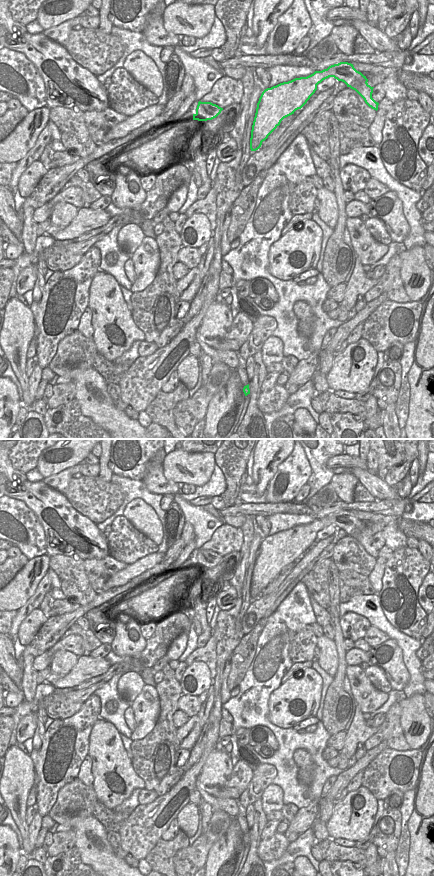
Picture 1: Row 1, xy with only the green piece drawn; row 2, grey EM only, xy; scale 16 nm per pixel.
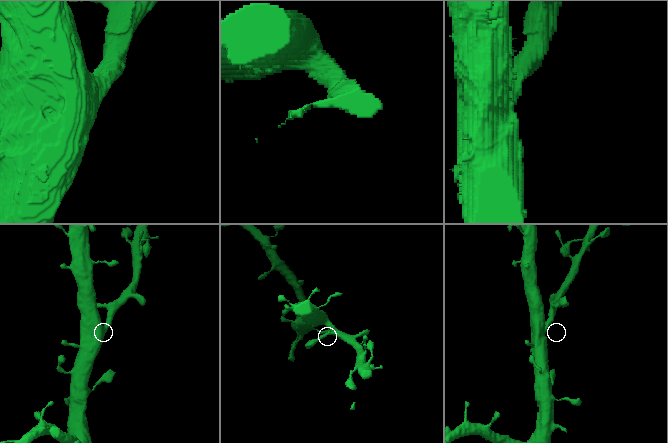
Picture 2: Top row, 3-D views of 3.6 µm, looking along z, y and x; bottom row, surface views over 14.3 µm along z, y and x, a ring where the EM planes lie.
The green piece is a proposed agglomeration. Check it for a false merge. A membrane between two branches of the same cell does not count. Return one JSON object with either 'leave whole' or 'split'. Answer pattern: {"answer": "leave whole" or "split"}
{"answer": "leave whole"}

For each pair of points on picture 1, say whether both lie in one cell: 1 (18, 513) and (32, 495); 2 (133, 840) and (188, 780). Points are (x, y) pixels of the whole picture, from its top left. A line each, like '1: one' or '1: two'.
1: two
2: one

